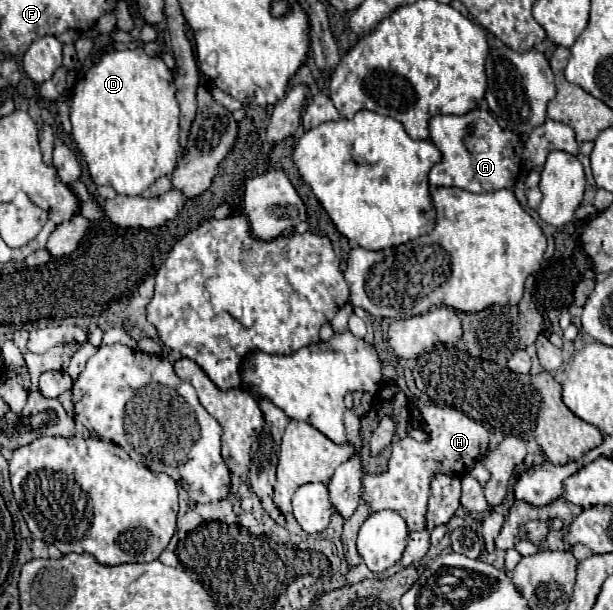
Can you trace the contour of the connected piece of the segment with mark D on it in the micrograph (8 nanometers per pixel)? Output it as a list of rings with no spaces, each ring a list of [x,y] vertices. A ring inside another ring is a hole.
[[[142,47],[106,53],[76,81],[68,95],[68,115],[72,123],[72,139],[88,163],[96,185],[110,185],[120,195],[142,195],[158,177],[174,171],[180,147],[180,105],[176,101],[174,75],[160,57],[148,55]]]

